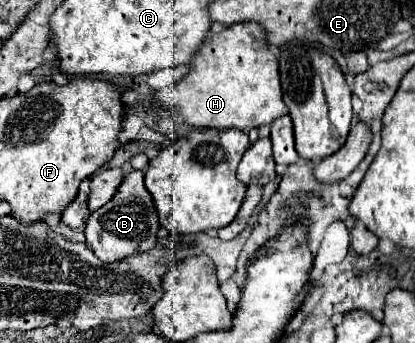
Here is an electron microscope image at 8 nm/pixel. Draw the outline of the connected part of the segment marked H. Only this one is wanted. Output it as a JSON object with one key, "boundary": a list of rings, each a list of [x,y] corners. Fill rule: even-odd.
{"boundary":[[[231,24],[219,34],[211,34],[195,52],[189,72],[169,88],[155,92],[157,104],[185,118],[195,128],[251,130],[271,124],[289,110],[283,104],[279,66],[269,50],[265,30],[259,24]]]}

